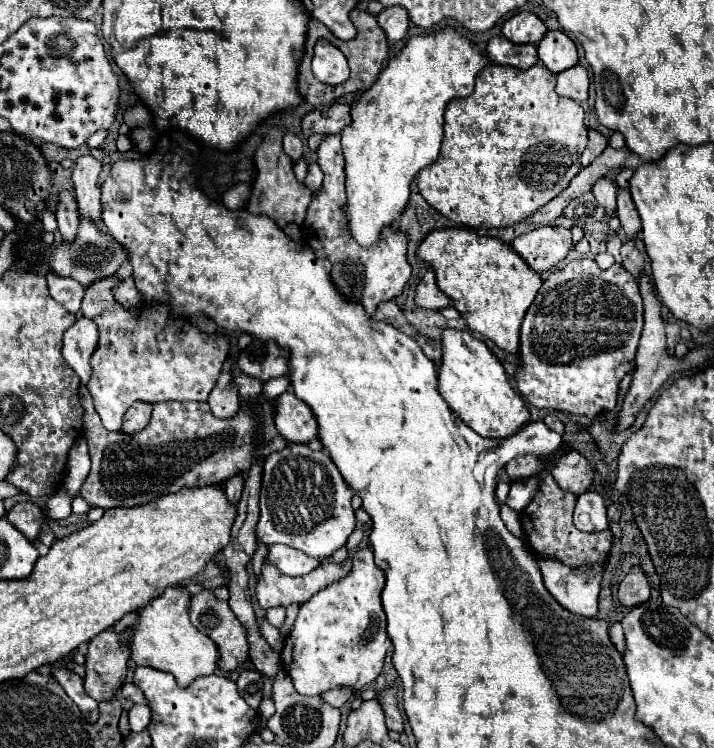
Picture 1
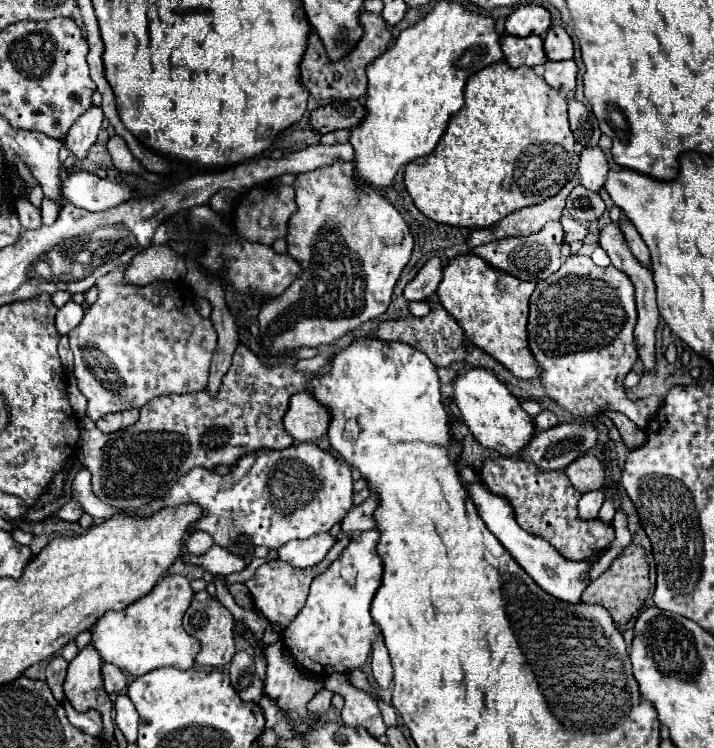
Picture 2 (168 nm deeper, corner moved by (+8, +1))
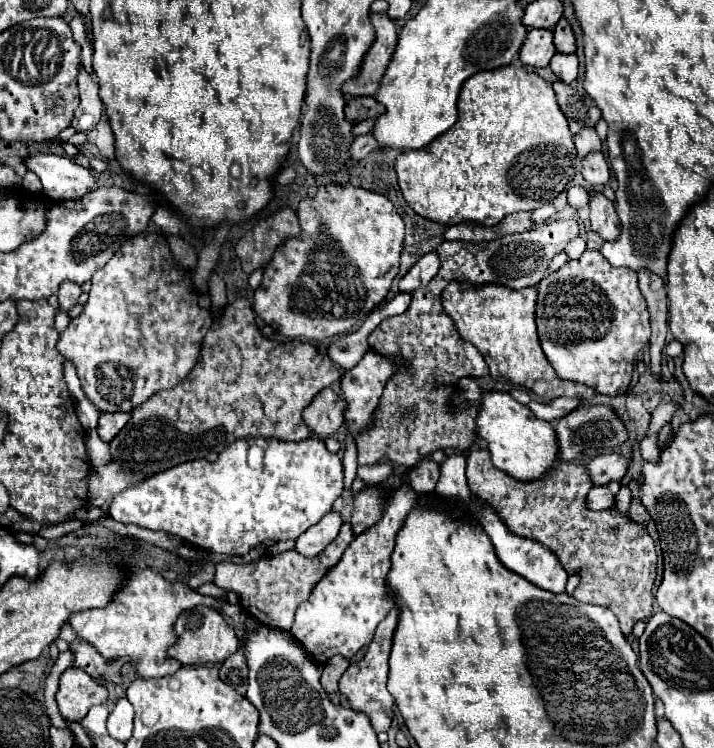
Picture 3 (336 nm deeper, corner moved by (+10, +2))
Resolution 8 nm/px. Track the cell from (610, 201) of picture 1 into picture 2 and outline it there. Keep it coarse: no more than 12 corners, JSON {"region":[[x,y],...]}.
{"region":[[600,147],[580,155],[580,183],[594,193],[604,189],[608,163]]}

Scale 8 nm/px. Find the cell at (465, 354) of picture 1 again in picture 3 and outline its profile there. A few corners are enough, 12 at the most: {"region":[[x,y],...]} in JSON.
{"region":[[484,392],[476,426],[492,464],[542,480],[554,426],[510,394]]}

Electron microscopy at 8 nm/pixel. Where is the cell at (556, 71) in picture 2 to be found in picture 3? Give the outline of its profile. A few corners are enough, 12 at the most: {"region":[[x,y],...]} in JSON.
{"region":[[554,54],[552,72],[562,82],[578,76],[576,54]]}

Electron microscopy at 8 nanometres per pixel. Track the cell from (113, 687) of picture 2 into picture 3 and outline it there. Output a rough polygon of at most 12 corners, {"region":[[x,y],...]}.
{"region":[[76,638],[70,644],[74,668],[92,678],[120,682],[120,666],[130,657],[108,662],[100,652]]}

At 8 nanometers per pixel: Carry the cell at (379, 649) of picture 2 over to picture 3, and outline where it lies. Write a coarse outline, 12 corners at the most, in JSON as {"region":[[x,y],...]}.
{"region":[[398,608],[378,626],[364,658],[340,678],[350,708],[368,714],[376,732],[392,724],[386,690]]}

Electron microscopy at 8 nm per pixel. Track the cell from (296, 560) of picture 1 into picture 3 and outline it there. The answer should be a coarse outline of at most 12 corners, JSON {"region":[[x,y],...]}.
{"region":[[332,510],[296,540],[296,550],[318,556],[338,536],[342,514]]}

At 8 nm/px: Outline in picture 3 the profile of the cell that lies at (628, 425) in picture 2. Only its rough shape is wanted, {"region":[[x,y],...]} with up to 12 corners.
{"region":[[450,282],[442,302],[494,380],[590,402],[540,348],[536,288]]}

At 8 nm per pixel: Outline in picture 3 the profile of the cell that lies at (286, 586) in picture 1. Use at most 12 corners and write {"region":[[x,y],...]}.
{"region":[[354,540],[314,558],[288,550],[216,564],[214,584],[238,594],[260,624],[290,630],[296,608]]}

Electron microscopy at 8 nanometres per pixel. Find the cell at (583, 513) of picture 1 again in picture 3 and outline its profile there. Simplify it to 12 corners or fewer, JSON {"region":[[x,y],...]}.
{"region":[[594,486],[588,492],[590,510],[614,506],[608,486]]}

